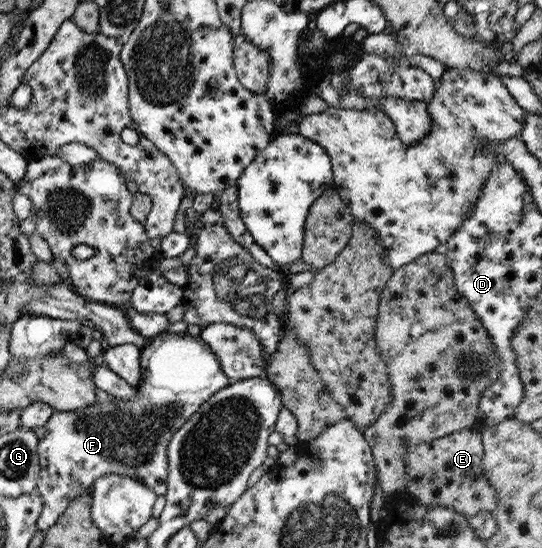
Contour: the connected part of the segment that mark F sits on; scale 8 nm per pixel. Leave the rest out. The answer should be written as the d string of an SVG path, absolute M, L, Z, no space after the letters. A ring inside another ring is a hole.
M166 331L153 336L147 344L139 357L141 378L136 387L137 394L131 400L120 399L117 404L96 402L79 410L54 411L46 425L30 429L39 439L41 470L36 488L43 499L43 508L37 519L38 530L52 527L73 499L89 491L97 479L109 473L130 475L143 481L157 496L164 496L167 490L169 440L209 397L231 383L217 356L206 343L202 343L200 335L193 337L187 331L180 334Z

